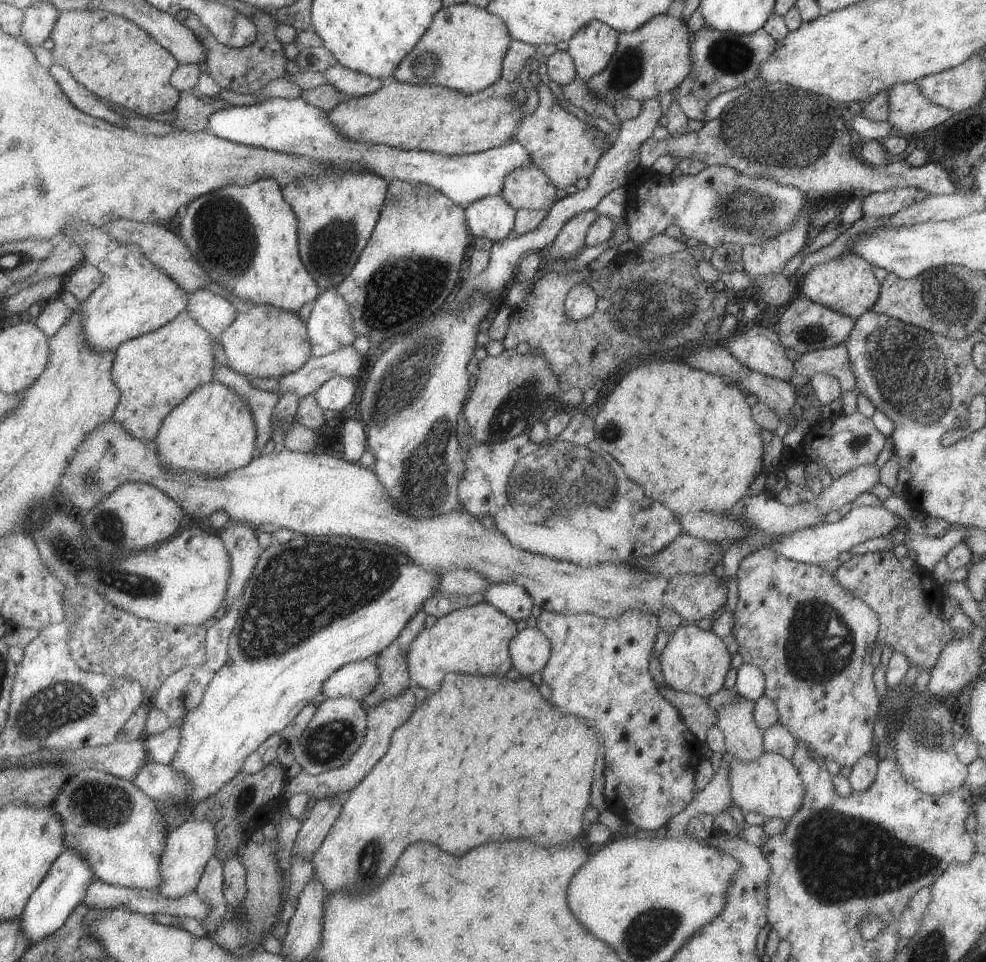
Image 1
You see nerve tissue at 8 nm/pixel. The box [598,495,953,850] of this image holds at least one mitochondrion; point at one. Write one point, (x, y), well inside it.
(820, 644)

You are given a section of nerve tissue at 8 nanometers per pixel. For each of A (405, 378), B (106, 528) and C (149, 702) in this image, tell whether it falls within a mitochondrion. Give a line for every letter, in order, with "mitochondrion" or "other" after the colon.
A: mitochondrion
B: mitochondrion
C: other

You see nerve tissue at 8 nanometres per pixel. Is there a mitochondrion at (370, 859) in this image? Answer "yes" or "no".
yes

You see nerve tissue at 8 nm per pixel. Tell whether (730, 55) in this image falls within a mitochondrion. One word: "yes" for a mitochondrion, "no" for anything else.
yes

